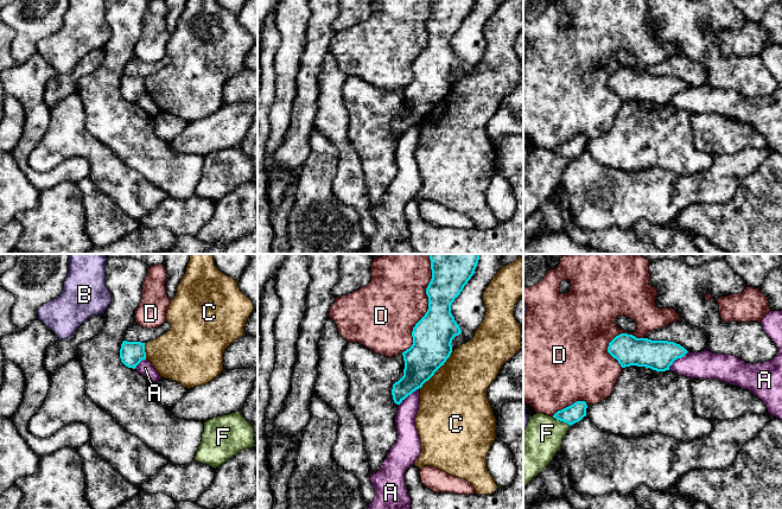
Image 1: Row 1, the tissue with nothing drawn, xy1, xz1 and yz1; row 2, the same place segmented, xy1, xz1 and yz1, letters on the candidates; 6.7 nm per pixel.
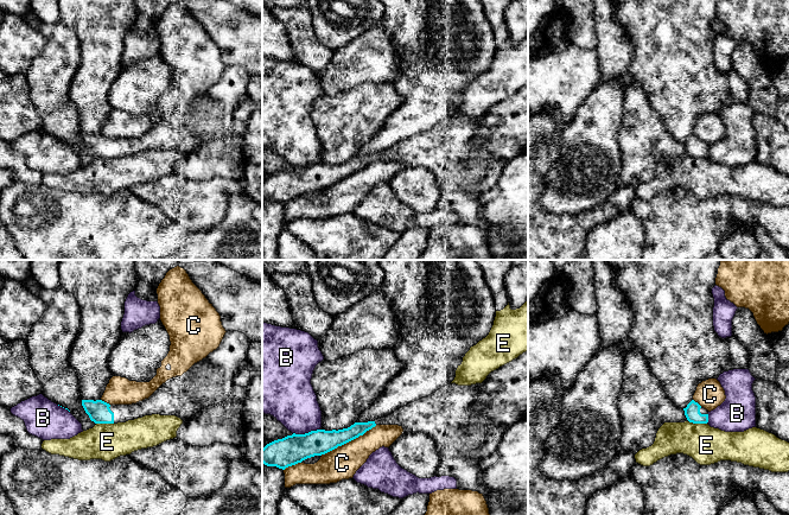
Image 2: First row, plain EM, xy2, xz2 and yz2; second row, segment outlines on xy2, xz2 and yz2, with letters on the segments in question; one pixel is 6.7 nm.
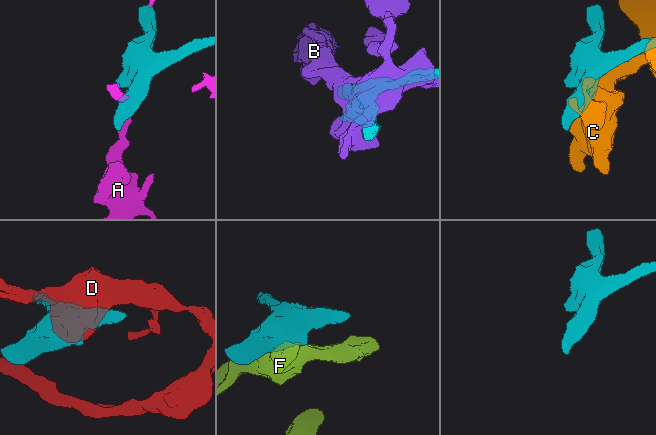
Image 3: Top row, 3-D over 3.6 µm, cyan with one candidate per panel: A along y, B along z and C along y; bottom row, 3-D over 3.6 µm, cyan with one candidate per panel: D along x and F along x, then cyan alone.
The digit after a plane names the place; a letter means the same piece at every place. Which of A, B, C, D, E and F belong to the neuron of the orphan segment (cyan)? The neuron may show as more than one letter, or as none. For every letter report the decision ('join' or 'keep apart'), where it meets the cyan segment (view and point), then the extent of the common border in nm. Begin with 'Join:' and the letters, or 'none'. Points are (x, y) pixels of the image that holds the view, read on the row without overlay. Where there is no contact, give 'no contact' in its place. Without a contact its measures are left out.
Join: none
A: keep apart; contact yz1 (676, 93); length 180 nm
B: keep apart; contact xz2 (306, 167); length 190 nm
C: keep apart; contact xz2 (348, 176); length 440 nm
D: keep apart; contact xz1 (427, 45); length 650 nm
E: keep apart; contact yz2 (698, 157); length 130 nm
F: keep apart; contact yz1 (561, 154); length 140 nm

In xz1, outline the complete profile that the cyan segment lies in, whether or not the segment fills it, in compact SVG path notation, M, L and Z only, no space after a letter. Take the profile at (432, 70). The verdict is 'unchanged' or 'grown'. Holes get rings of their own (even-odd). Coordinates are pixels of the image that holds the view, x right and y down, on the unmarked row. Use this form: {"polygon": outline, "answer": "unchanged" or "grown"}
{"polygon": "M431 0L432 13L426 23L428 44L413 62L413 78L402 87L403 110L392 123L396 139L421 122L450 91L452 74L462 66L451 47L451 39L476 1Z", "answer": "unchanged"}

